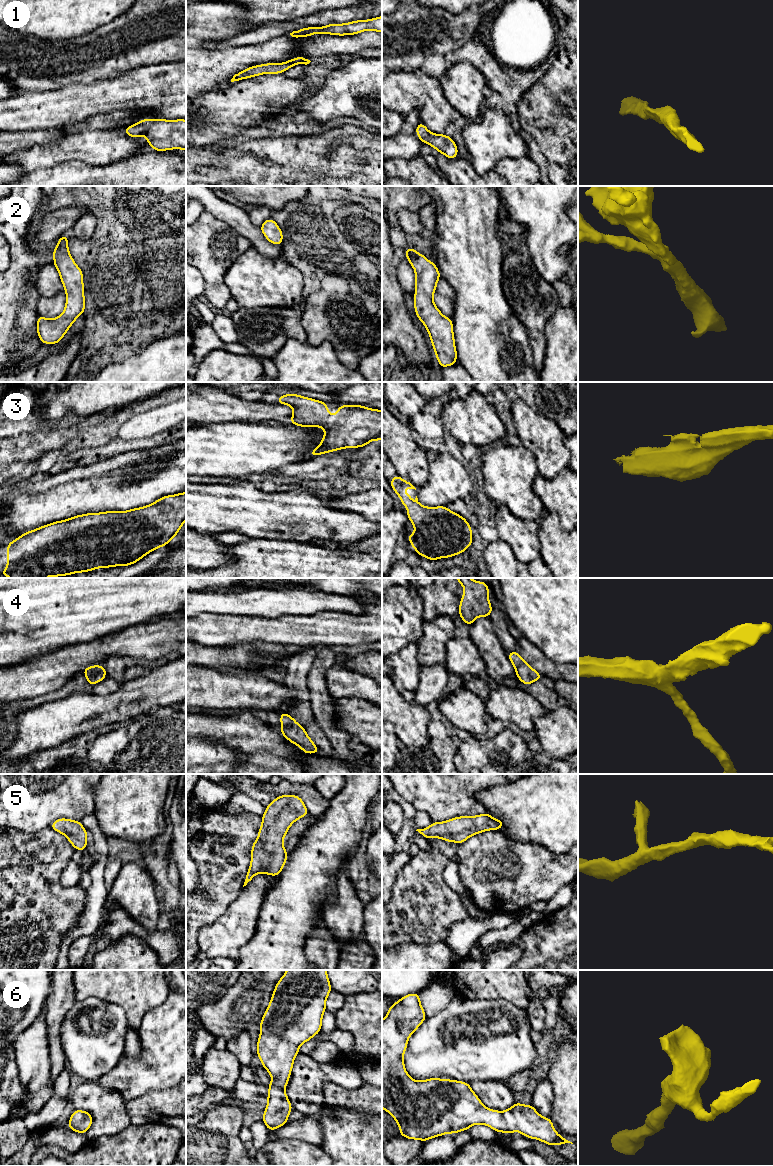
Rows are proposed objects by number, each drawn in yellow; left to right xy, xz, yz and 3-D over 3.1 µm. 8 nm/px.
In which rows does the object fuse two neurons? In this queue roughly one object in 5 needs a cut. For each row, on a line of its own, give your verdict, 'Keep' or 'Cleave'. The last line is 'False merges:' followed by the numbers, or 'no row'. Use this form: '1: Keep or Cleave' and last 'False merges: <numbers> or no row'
1: Keep
2: Keep
3: Keep
4: Keep
5: Keep
6: Keep
False merges: no row

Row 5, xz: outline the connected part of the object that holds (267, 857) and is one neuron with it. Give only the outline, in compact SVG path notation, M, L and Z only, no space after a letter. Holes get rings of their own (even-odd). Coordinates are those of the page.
M280 795L270 802L265 813L261 816L262 825L258 831L258 838L252 844L251 863L246 875L244 886L258 873L279 876L286 861L288 853L283 845L283 840L290 826L298 819L309 814L303 800L296 795Z

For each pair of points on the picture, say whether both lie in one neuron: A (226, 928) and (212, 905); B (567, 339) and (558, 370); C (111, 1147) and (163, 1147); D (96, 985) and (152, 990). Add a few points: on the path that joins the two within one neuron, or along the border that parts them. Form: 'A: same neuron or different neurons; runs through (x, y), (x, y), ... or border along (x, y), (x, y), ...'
A: different neurons; border along (235, 900), (216, 920), (199, 930)
B: same neuron; runs through (567, 347), (566, 362)
C: same neuron; runs through (124, 1147), (150, 1147)
D: same neuron; runs through (110, 985), (138, 985)

